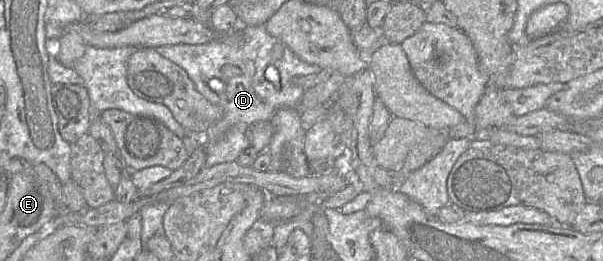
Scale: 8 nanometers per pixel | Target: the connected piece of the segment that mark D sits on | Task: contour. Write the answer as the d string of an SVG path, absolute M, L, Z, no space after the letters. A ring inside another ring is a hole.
M238 23L237 28L226 34L224 40L206 44L177 44L154 48L156 52L181 67L192 80L196 90L210 103L222 110L222 118L204 134L205 140L214 139L225 132L224 136L207 148L207 158L203 168L235 161L249 148L246 130L257 121L271 120L280 108L295 108L305 94L305 90L292 83L294 77L318 74L320 67L304 62L283 42L271 36L265 25L247 26ZM224 65L237 67L240 74L229 81L223 79L220 69ZM273 66L279 73L279 87L266 80L265 71Z

